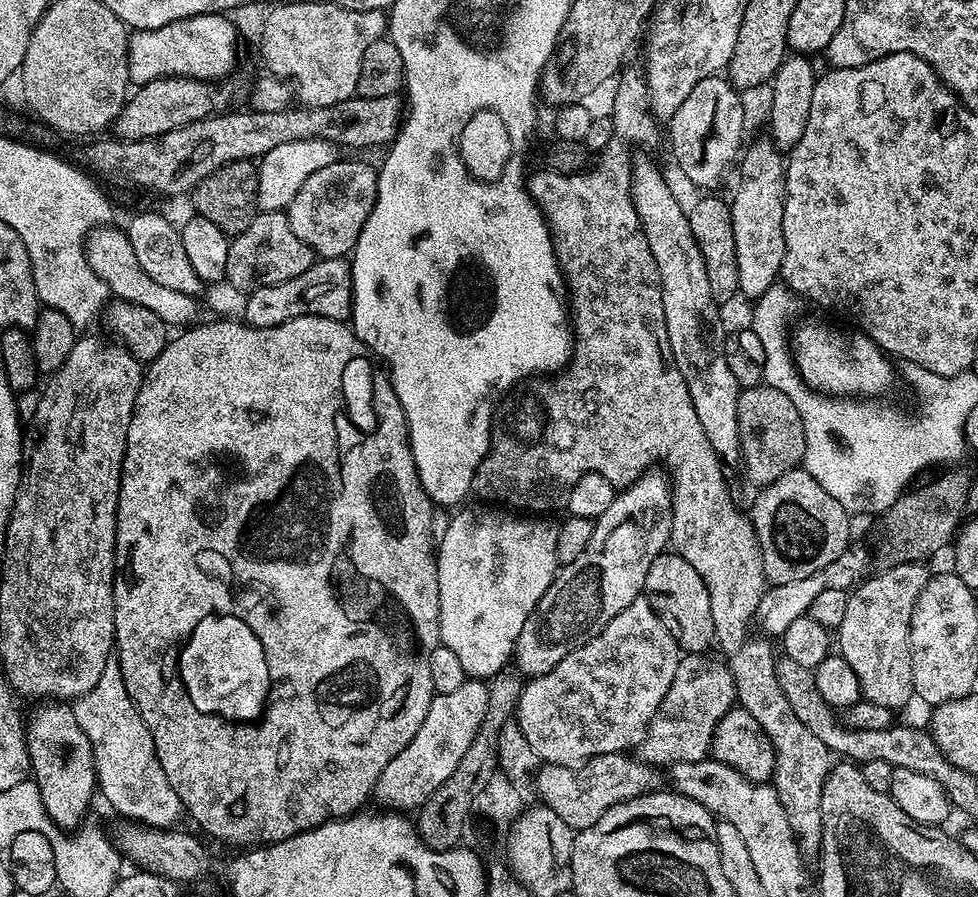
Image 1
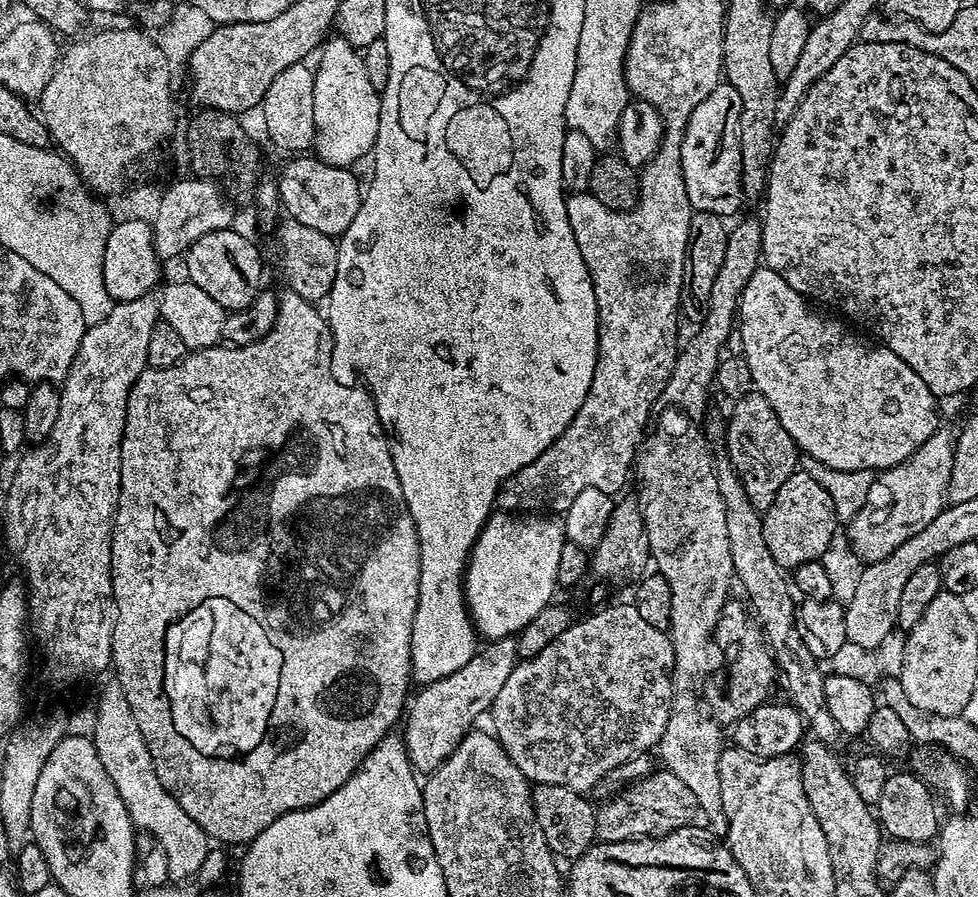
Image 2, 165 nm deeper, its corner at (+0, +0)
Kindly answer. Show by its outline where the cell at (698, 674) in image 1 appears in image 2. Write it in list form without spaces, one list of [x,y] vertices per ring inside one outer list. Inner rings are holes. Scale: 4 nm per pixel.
[[[729,598],[724,603],[722,614],[716,623],[715,643],[724,651],[724,660],[728,663],[728,677],[724,680],[724,689],[709,698],[711,715],[717,724],[731,726],[737,720],[746,718],[750,710],[758,710],[758,706],[769,703],[772,687],[777,687],[778,673],[776,659],[764,638],[760,625],[753,613],[746,607],[743,599]]]

